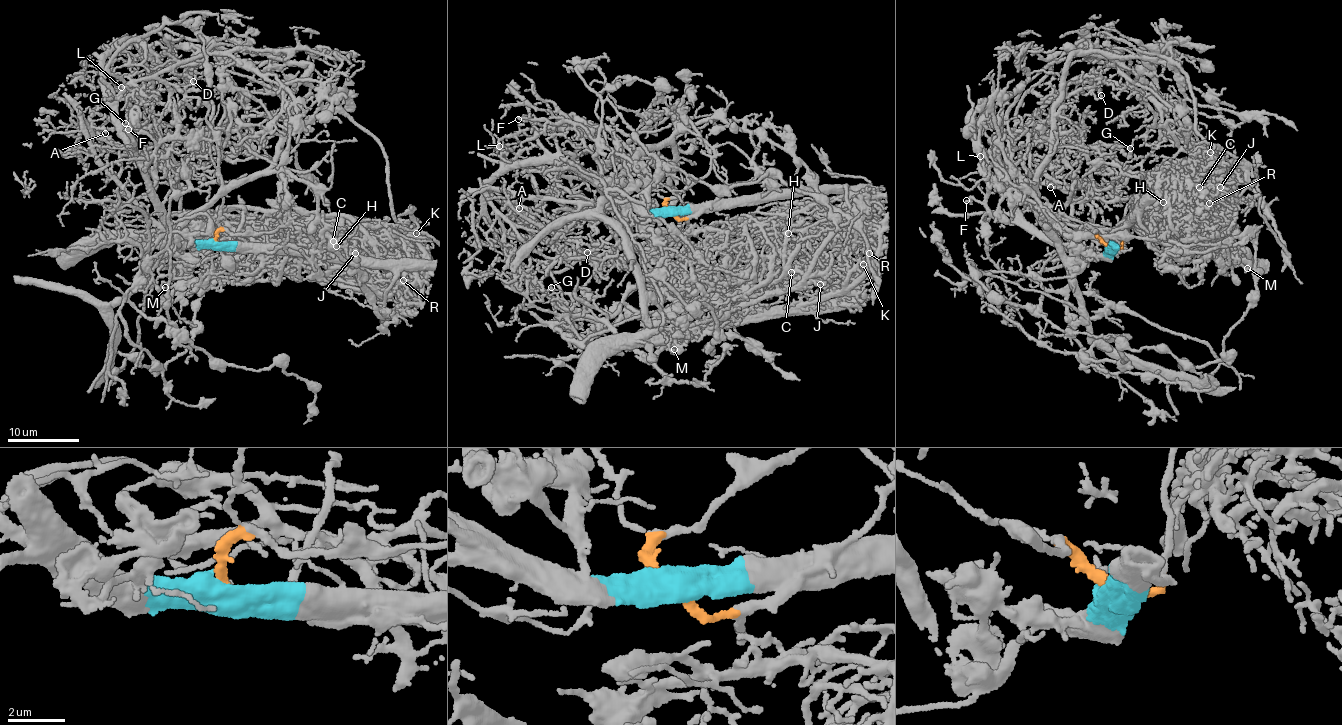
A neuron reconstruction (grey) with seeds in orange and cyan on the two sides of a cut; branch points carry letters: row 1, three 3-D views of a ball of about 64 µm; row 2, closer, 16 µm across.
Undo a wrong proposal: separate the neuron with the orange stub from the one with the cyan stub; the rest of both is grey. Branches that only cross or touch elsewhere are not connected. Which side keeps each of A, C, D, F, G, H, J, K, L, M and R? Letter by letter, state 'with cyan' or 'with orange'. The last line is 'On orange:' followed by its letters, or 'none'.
A: with cyan
C: with orange
D: with cyan
F: with cyan
G: with cyan
H: with orange
J: with orange
K: with orange
L: with cyan
M: with orange
R: with orange
On orange: C, H, J, K, M, R

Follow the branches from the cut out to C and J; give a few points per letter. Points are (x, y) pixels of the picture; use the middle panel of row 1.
C: (670, 211), (703, 233), (700, 295), (742, 308), (777, 294), (792, 271)
J: (670, 211), (722, 253), (730, 278), (746, 271), (744, 291), (781, 290), (805, 277), (821, 284)

